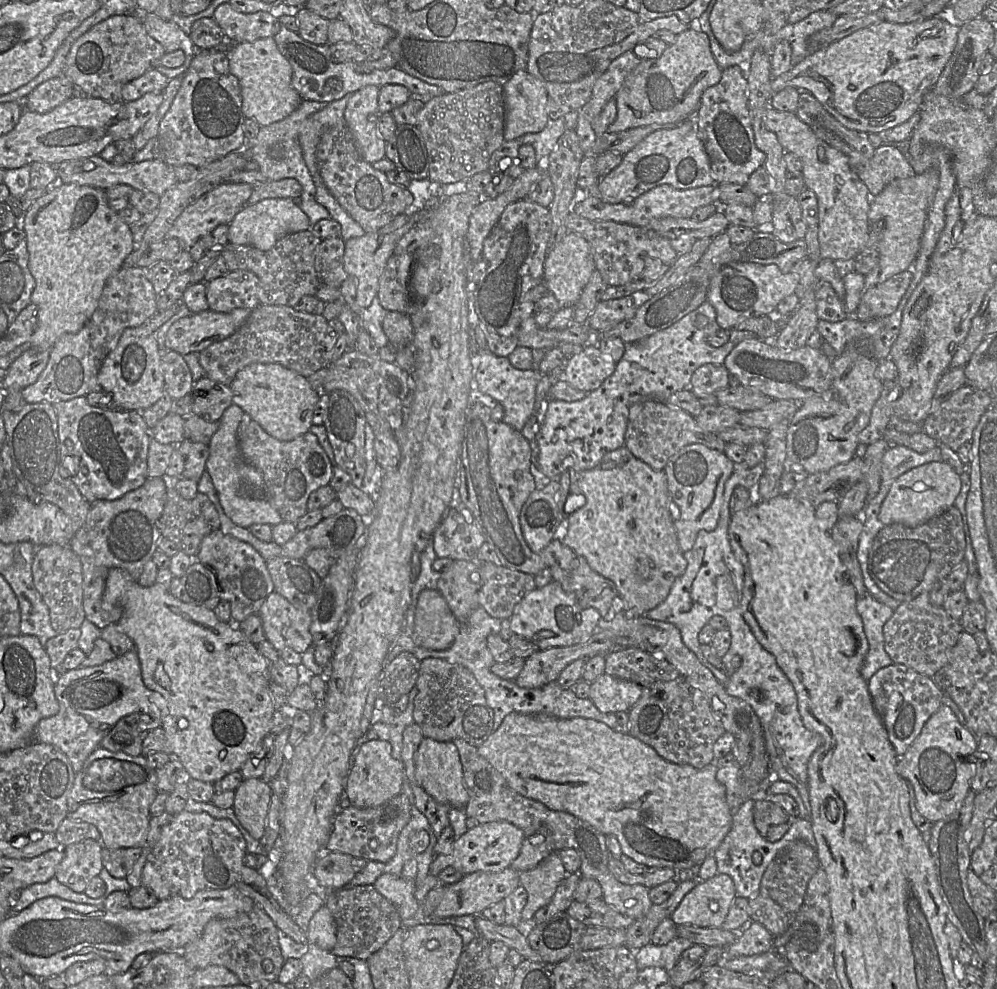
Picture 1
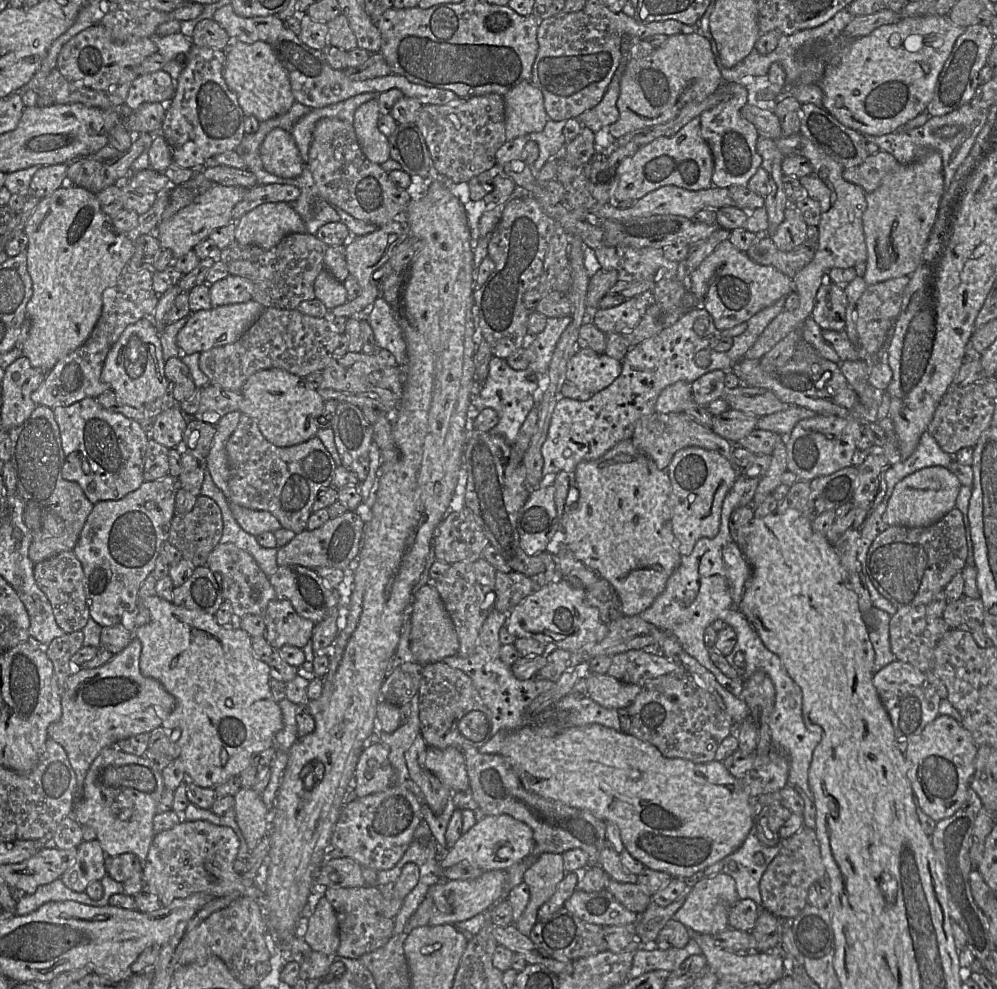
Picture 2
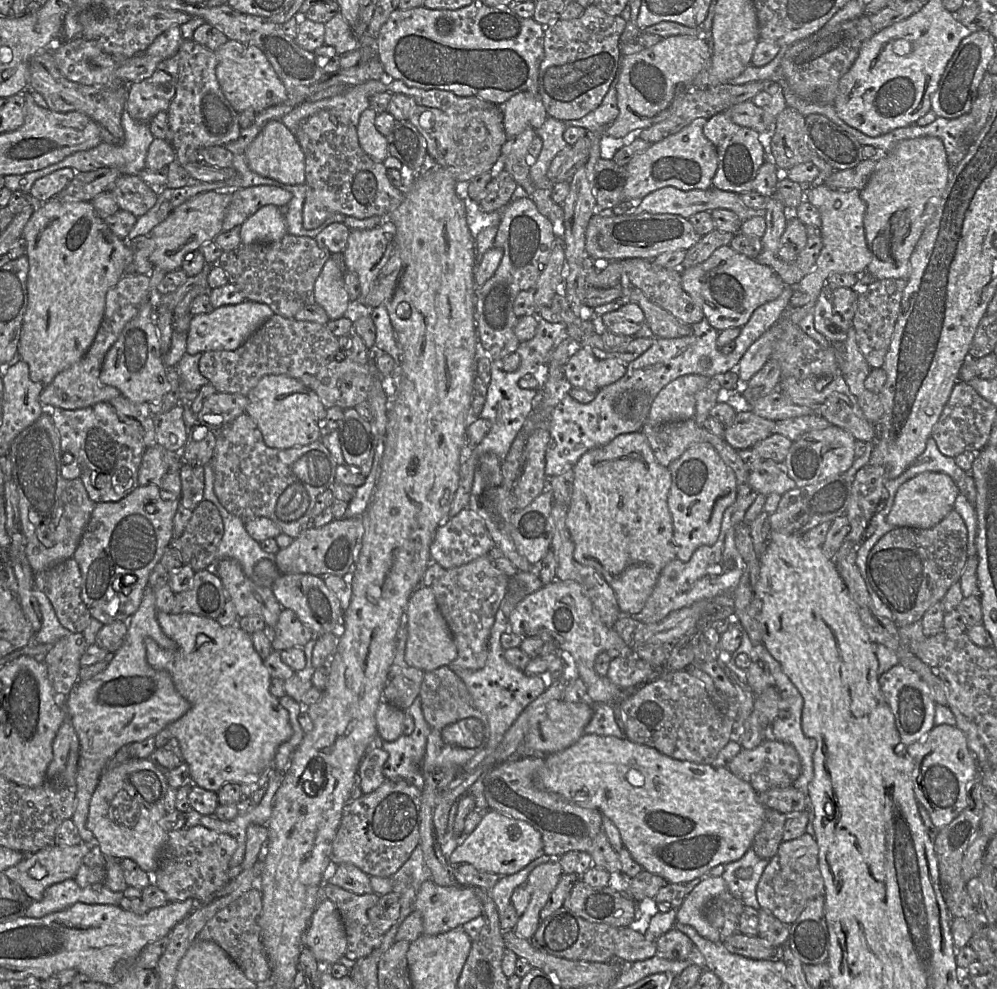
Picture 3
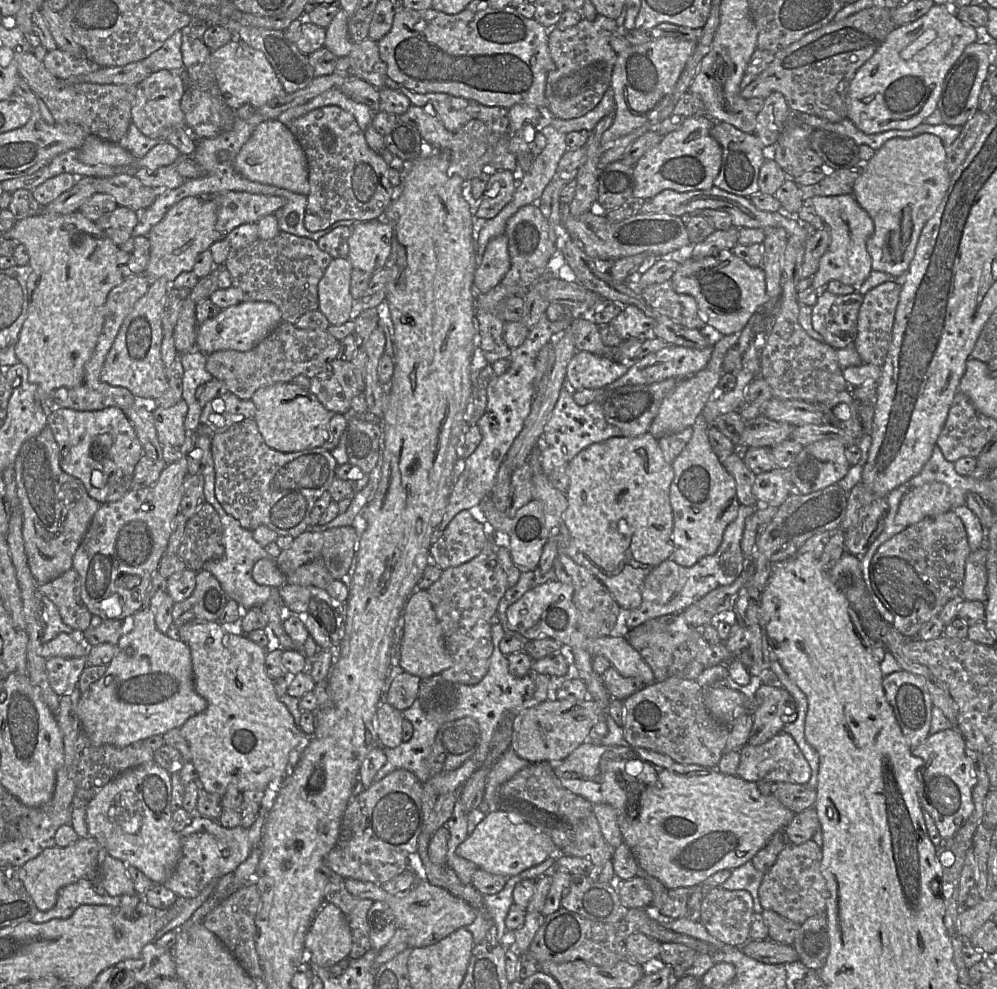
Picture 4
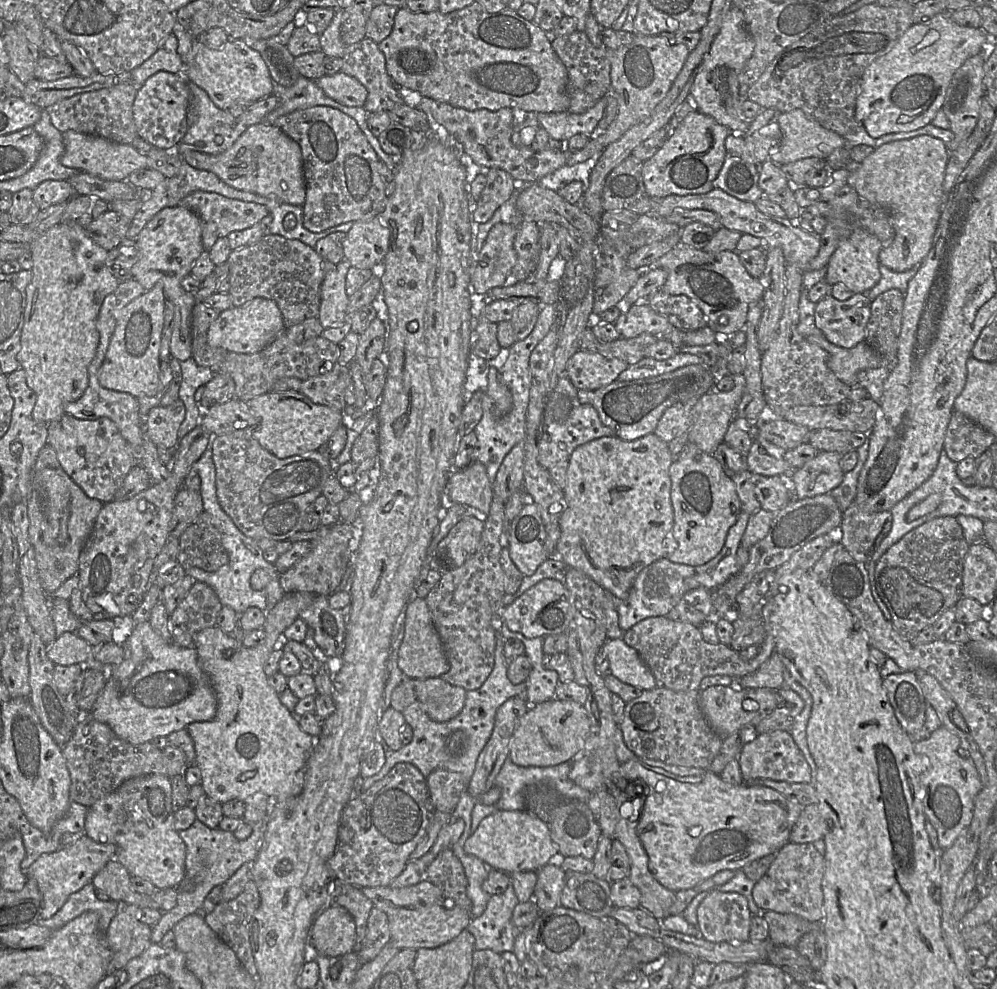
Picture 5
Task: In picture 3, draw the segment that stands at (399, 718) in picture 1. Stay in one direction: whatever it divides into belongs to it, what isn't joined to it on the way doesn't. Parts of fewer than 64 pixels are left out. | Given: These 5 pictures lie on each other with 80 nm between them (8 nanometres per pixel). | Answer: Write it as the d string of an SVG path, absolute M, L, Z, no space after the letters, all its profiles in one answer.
M420 694L410 708L403 711L409 711L413 717L414 731L410 735L402 734L395 741L383 742L383 749L389 754L383 774L391 781L409 781L422 791L424 787L422 763L431 729L423 715Z

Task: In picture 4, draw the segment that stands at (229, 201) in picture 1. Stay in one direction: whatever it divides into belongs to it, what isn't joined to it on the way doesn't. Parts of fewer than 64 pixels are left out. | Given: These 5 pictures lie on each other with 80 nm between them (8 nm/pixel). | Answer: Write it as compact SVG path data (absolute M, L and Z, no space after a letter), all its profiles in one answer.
M187 197L173 205L147 234L150 258L144 273L146 278L152 282L164 277L172 283L180 273L190 272L198 255L219 239L216 220L216 204L210 197Z

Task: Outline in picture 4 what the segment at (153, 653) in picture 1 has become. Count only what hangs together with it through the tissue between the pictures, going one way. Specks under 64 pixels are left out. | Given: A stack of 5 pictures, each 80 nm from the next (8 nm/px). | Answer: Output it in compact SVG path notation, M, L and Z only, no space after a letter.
M196 620L194 622L184 624L178 629L175 629L172 622L171 629L166 635L183 641L190 648L195 690L207 701L207 708L203 712L190 717L180 727L180 732L189 745L192 755L191 762L197 770L200 785L207 792L218 794L219 796L224 795L229 786L235 786L242 792L252 789L266 790L267 787L273 790L275 790L277 786L280 788L281 783L287 777L286 768L289 762L289 755L291 751L296 749L298 746L303 746L304 750L308 745L309 736L304 734L303 731L296 726L293 716L289 712L288 708L280 701L275 692L272 679L268 676L265 670L267 650L251 641L247 635L236 635L227 631L226 629L222 628L217 621Z

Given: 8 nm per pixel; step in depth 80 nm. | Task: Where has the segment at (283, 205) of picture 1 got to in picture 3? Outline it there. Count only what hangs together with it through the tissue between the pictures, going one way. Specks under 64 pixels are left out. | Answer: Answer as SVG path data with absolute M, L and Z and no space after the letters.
M266 205L240 225L243 244L273 243L287 234L285 216L275 205Z

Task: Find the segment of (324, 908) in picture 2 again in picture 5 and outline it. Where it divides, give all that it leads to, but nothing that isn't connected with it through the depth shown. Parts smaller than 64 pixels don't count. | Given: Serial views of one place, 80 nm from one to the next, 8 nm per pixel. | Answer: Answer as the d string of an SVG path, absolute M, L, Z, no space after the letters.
M332 905L313 921L308 944L318 955L339 959L353 950L355 938L352 915L347 909Z

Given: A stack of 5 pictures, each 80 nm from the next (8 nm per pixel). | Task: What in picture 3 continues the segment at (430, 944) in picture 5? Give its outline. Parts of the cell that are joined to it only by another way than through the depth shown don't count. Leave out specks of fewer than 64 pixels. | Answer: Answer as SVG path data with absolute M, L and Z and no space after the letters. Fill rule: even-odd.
M330 863L324 872L324 880L357 895L374 893L370 876L353 864ZM427 880L421 885L418 891L413 905L413 911L418 911L422 916L423 934L427 936L435 936L448 932L454 928L462 927L465 923L482 915L482 903L472 886L458 885L445 887L439 886L431 880Z

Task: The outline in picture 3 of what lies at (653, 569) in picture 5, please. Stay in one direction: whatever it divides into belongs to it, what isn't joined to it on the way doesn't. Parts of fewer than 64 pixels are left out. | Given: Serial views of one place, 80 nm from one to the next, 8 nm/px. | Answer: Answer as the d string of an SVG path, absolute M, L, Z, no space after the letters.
M757 493L737 495L735 502L723 514L721 532L712 546L700 546L688 562L674 559L660 573L657 583L642 610L631 617L642 623L653 624L662 621L670 613L689 607L694 603L711 599L720 594L733 594L744 571L744 560L735 544L735 529L743 523L746 511L754 502Z

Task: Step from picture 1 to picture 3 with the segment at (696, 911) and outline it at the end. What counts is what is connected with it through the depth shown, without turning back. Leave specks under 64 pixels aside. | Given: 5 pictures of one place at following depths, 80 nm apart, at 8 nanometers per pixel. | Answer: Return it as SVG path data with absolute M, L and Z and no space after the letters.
M722 876L708 877L688 893L679 907L676 921L693 927L702 937L713 942L721 942L720 933L708 922L704 908L717 895L727 891Z

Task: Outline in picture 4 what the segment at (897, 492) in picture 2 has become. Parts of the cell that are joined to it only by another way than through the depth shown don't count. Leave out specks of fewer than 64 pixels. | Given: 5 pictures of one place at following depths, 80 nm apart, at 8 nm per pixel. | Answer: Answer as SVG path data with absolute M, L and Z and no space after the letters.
M929 482L908 491L900 501L895 523L909 527L925 518L952 510L949 487Z

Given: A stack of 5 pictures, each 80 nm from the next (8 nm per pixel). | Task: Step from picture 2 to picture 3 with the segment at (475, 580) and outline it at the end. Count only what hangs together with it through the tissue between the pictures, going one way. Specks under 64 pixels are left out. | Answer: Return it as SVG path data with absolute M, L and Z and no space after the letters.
M487 555L467 564L447 569L432 584L438 607L457 647L457 657L448 667L478 670L485 666L488 643L496 612L508 589L509 577Z

